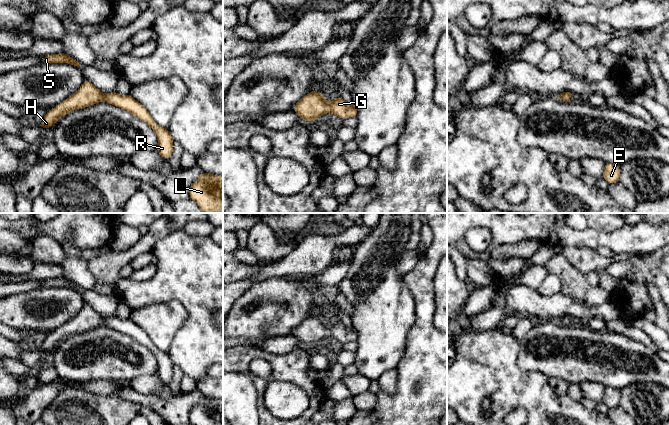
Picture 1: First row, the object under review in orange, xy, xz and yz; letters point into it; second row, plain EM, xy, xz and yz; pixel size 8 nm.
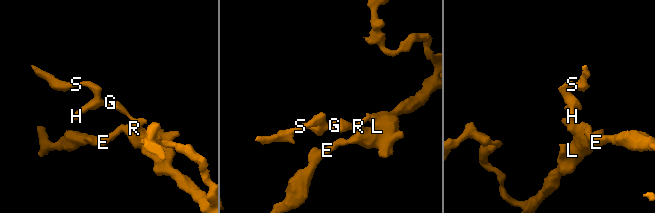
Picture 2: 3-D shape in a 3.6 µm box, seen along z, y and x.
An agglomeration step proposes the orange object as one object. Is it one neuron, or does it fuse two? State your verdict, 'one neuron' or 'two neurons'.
one neuron

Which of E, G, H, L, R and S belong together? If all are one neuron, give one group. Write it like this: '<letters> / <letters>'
E G H L R S

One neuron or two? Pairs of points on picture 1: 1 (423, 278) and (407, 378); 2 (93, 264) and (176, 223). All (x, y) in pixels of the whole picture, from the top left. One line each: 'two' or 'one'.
1: one
2: one

